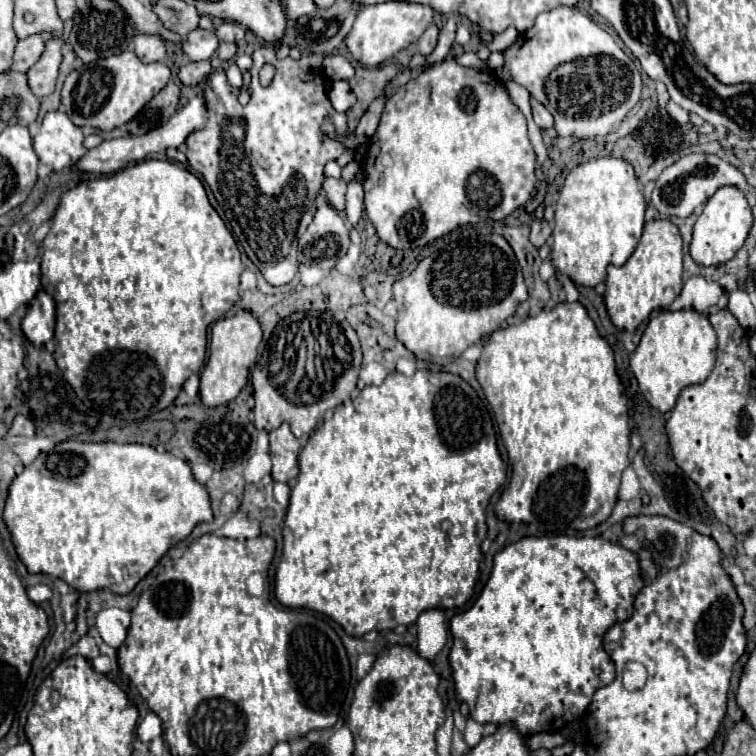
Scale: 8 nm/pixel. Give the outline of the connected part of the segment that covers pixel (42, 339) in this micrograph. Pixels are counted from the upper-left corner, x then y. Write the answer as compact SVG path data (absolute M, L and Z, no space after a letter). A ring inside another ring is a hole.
M40 290L22 320L22 332L32 344L42 346L54 336L54 312L56 302L52 300L52 294Z

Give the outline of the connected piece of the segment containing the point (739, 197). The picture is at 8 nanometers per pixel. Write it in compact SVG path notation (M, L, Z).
M720 186L706 202L704 212L694 224L694 236L690 244L690 254L694 262L702 266L720 266L728 262L744 244L748 230L752 226L752 208L742 190L736 186Z

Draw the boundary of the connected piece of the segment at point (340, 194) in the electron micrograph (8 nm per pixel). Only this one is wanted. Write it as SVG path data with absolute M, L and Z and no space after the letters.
M326 178L324 186L326 196L330 200L330 204L336 210L344 210L344 194L346 194L346 182L344 180L336 180L336 178Z

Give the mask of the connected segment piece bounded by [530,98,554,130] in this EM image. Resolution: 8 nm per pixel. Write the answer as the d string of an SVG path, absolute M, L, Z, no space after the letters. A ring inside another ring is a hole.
M530 98L530 104L532 104L532 112L534 112L534 122L542 128L542 130L548 130L554 126L554 118L552 114L544 108L544 104L540 104L538 100Z

